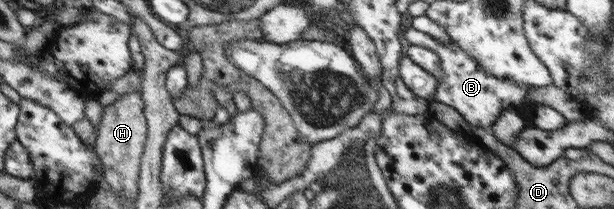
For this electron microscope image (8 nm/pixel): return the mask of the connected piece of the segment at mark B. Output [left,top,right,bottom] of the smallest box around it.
[402,27,536,129]

